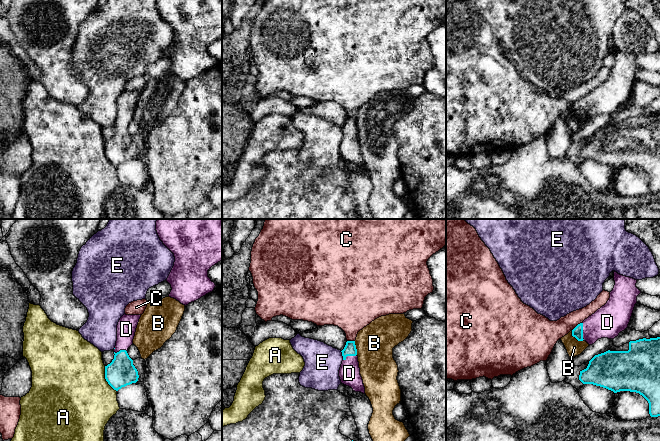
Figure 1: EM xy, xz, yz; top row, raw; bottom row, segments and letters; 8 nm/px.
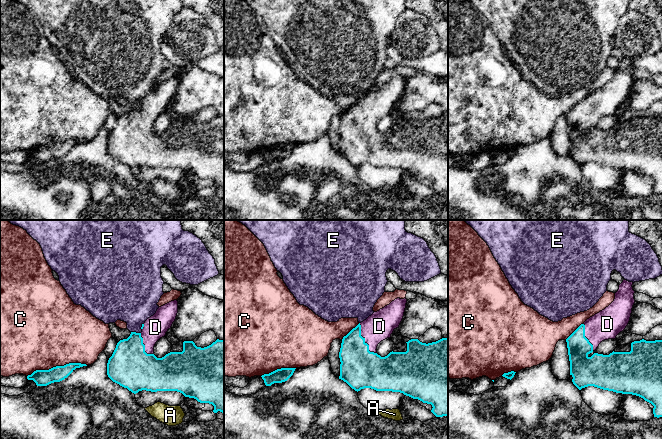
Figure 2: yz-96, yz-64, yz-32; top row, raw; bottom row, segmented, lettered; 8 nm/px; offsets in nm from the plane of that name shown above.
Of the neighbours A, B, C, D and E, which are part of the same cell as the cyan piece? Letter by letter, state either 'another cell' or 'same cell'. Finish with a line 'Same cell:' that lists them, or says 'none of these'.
A: another cell
B: another cell
C: another cell
D: same cell
E: another cell
Same cell: D

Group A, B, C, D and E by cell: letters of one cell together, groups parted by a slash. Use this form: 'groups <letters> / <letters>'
groups A / B / C / D / E

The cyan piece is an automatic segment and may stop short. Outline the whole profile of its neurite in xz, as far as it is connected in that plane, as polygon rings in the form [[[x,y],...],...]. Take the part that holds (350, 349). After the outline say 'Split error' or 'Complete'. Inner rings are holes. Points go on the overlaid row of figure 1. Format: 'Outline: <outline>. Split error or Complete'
Outline: [[[347,341],[341,352],[343,356],[343,361],[339,370],[341,383],[351,387],[355,392],[365,394],[365,387],[360,375],[355,341]]]. Split error

